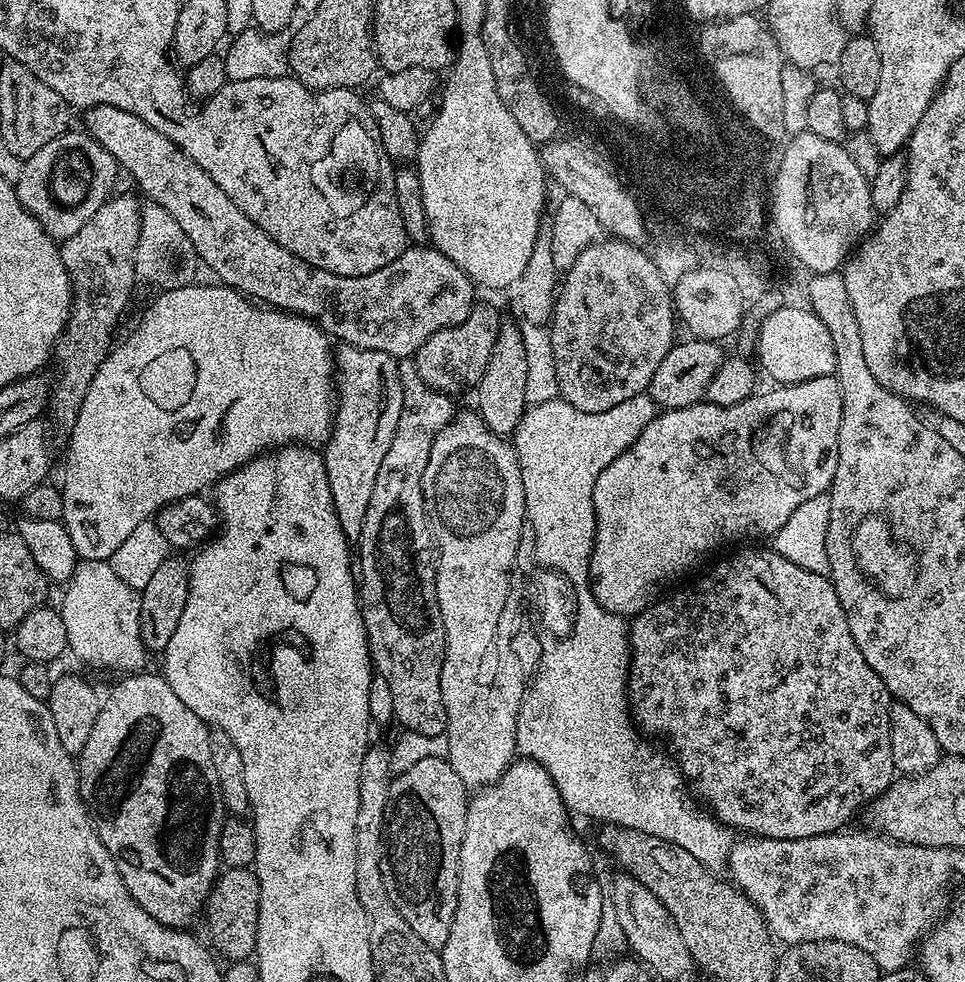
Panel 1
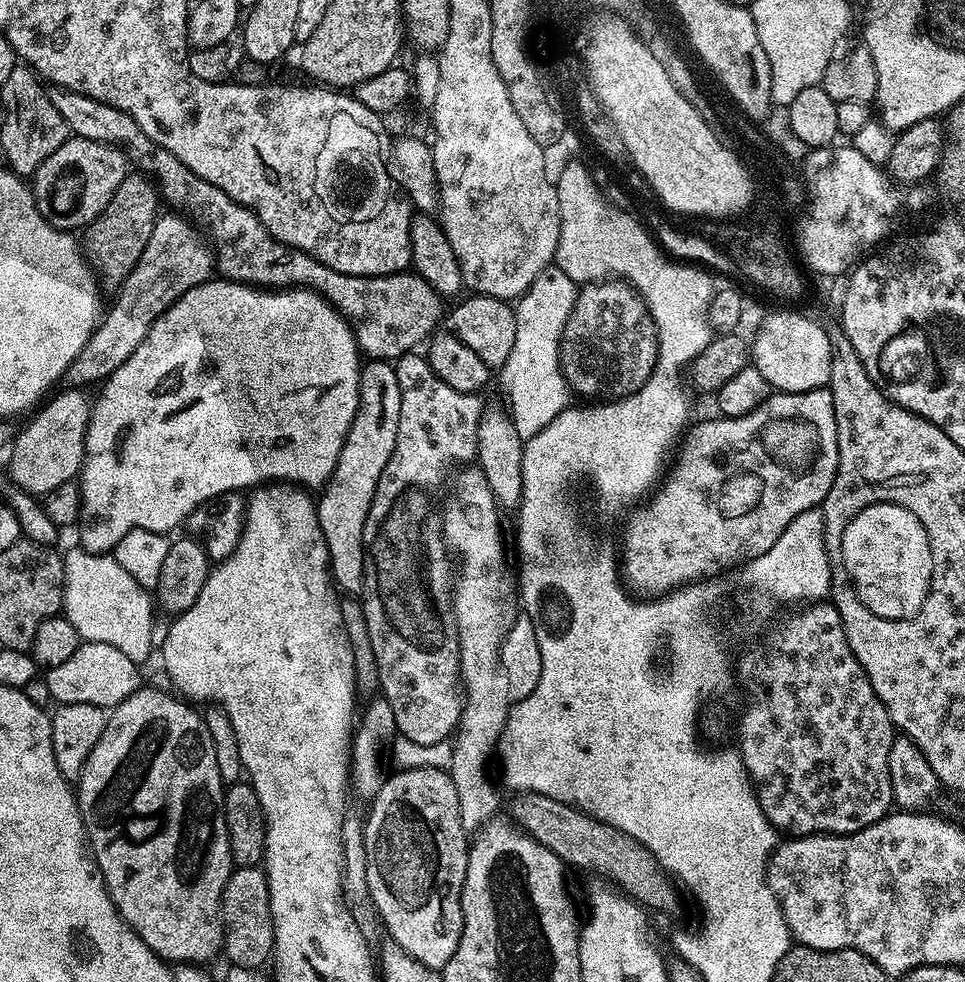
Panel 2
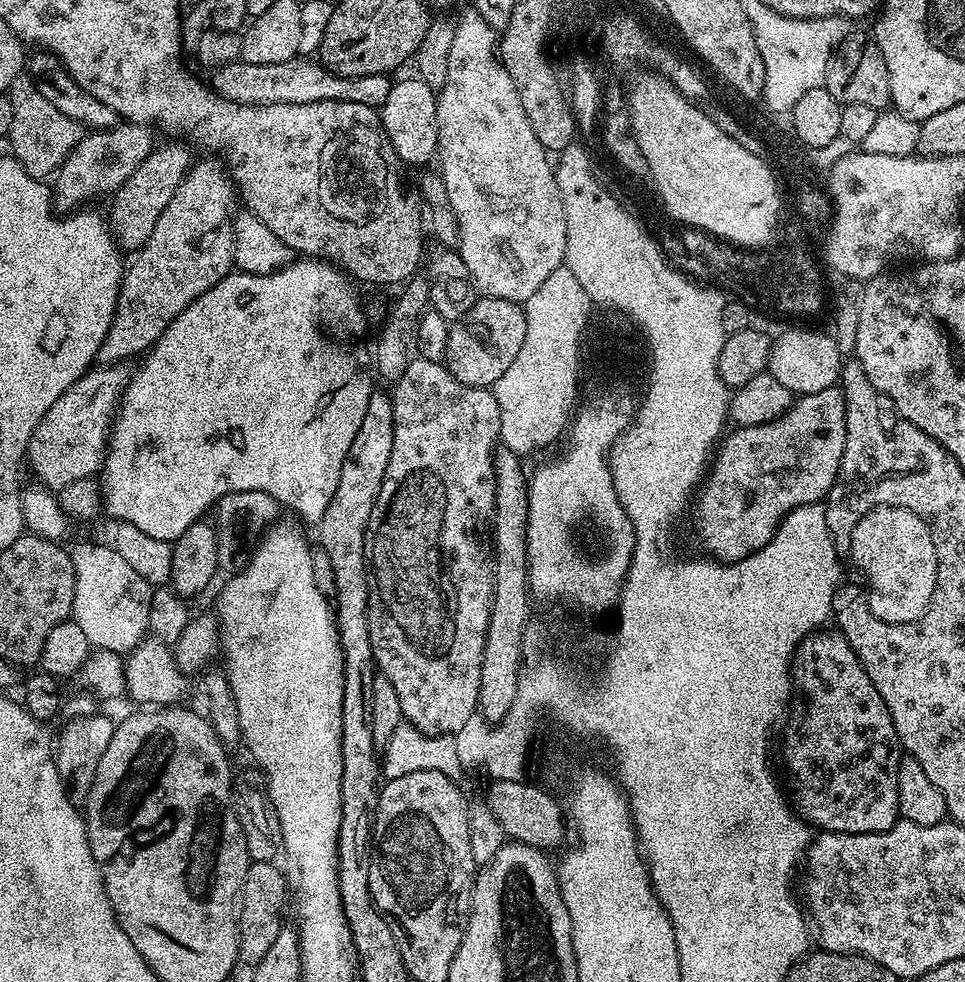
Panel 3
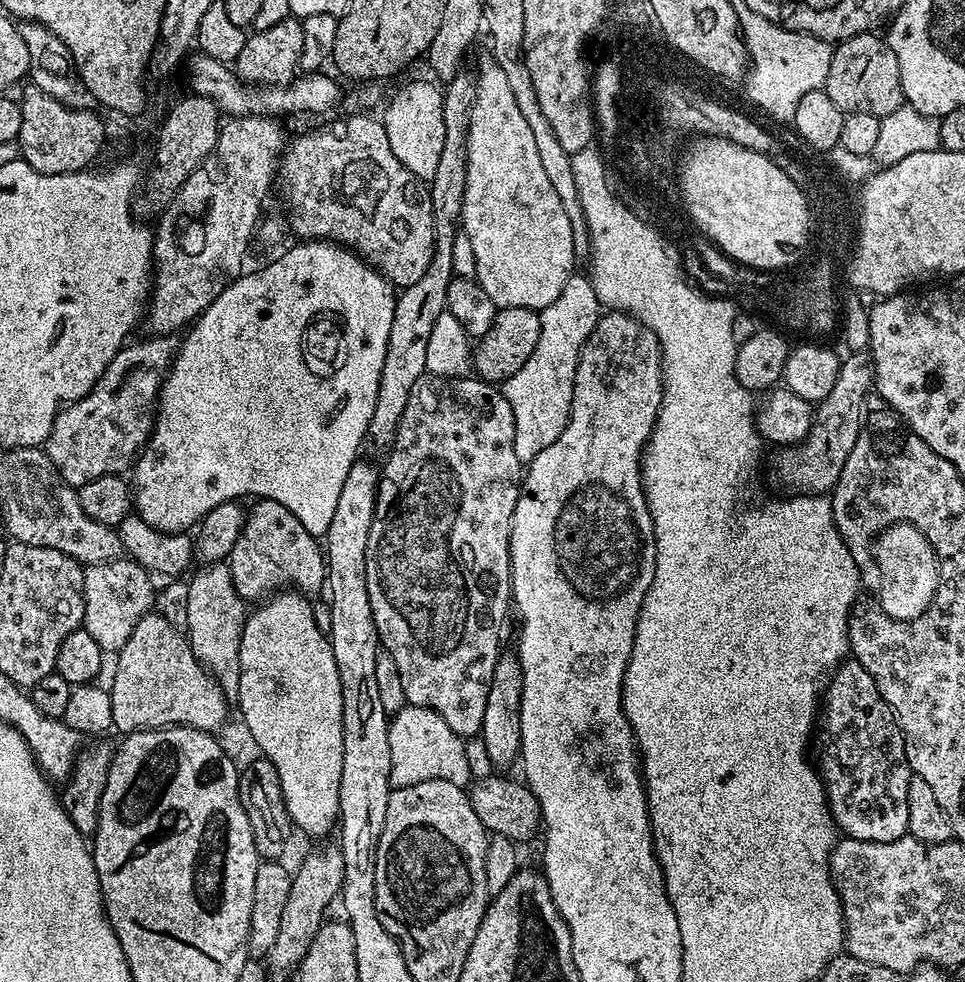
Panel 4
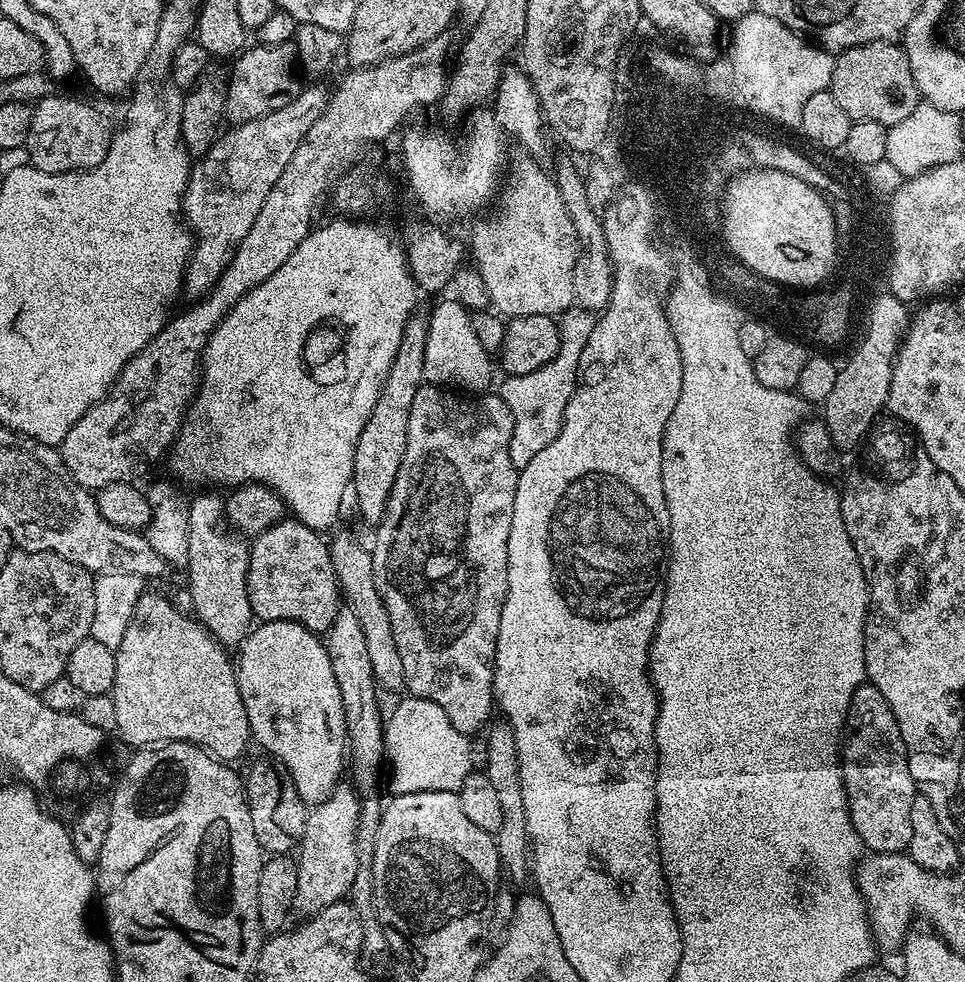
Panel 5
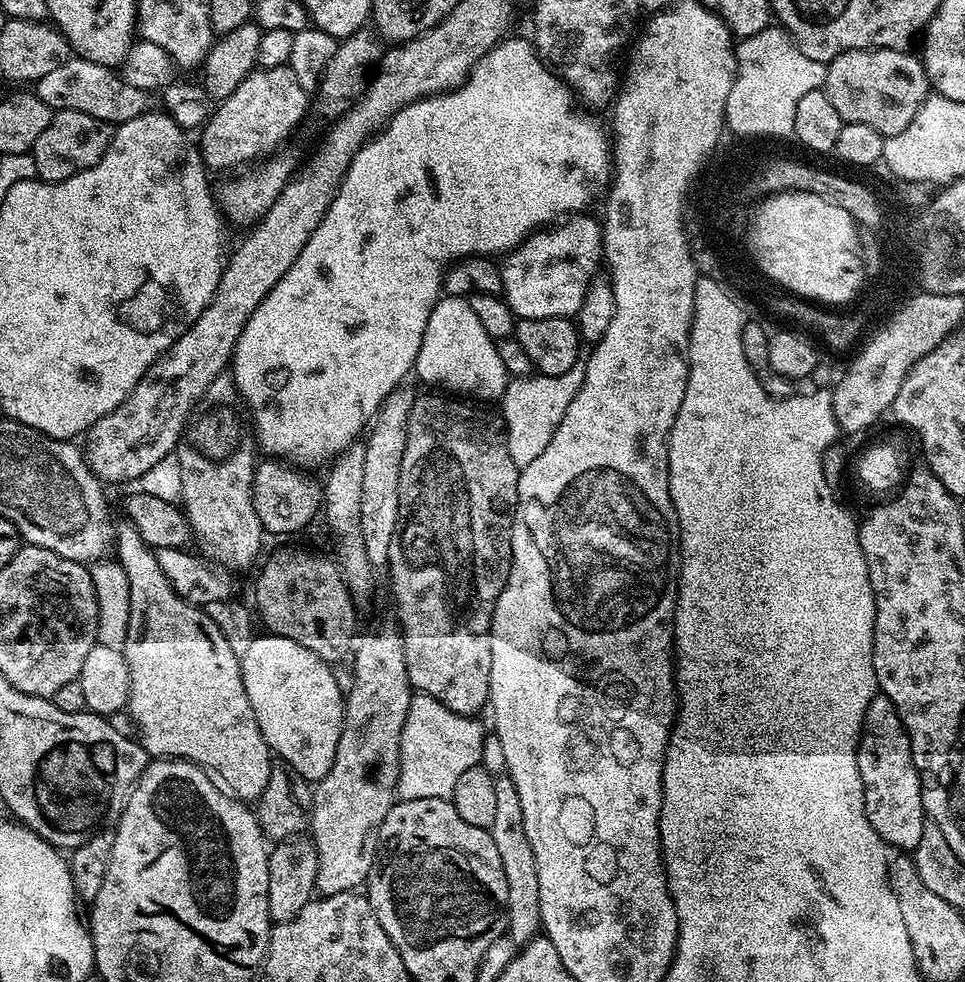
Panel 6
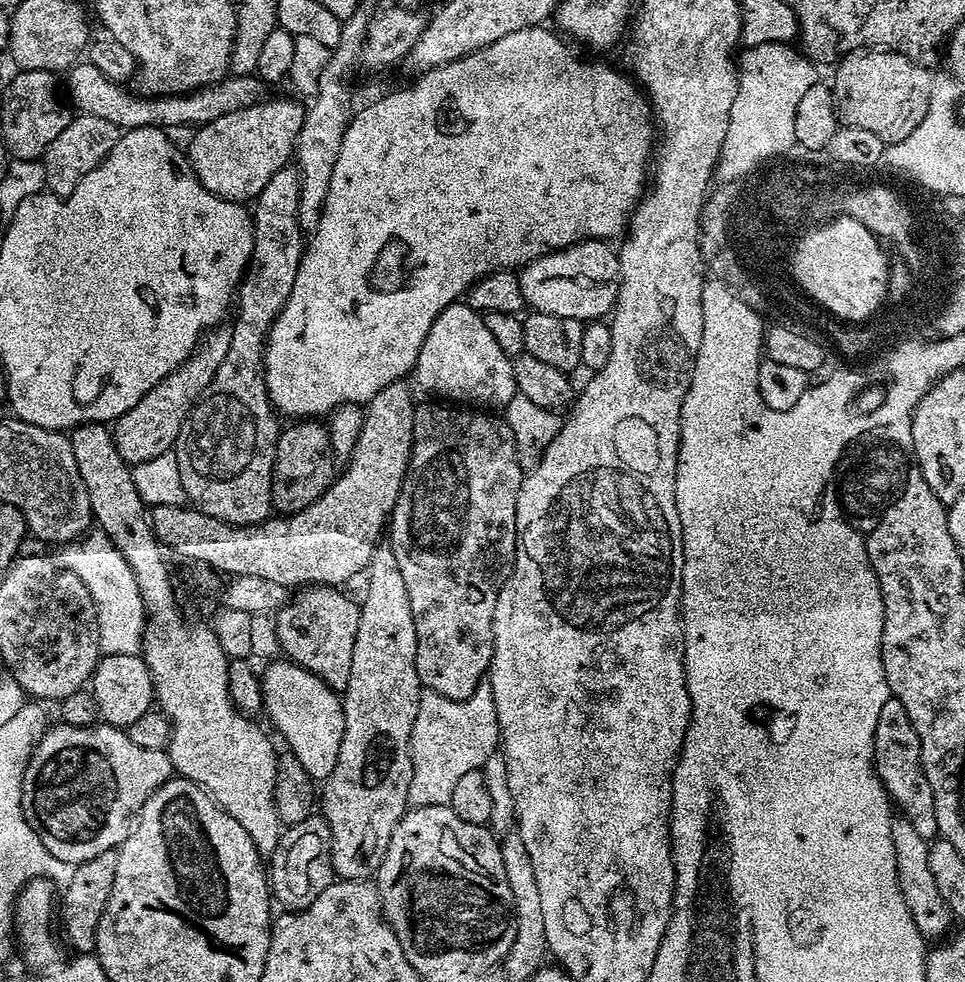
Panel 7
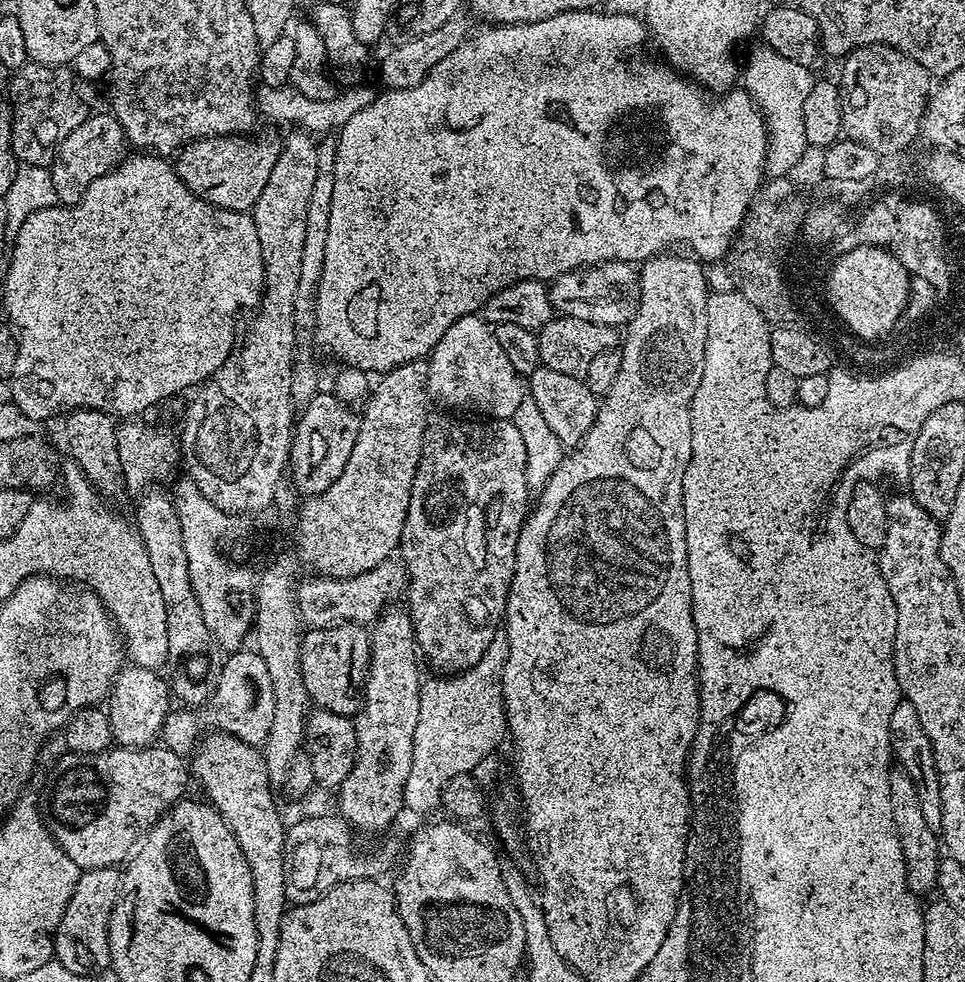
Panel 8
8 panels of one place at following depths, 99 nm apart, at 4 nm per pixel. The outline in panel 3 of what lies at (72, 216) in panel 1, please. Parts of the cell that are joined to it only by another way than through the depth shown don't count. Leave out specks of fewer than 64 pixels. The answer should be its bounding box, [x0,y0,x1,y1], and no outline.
[50,122,153,214]

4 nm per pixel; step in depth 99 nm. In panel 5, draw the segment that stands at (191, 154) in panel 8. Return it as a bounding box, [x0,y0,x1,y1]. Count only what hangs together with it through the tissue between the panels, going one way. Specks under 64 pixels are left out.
[224,43,302,126]

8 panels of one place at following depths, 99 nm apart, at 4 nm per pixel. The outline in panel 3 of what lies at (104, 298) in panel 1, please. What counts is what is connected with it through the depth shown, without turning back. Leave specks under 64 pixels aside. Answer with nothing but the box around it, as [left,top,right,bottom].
[110,143,194,250]

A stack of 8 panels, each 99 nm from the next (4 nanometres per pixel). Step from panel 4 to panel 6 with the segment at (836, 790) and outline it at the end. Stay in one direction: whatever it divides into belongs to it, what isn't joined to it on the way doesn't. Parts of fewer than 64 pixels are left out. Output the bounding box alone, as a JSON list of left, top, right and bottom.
[856,694,926,850]

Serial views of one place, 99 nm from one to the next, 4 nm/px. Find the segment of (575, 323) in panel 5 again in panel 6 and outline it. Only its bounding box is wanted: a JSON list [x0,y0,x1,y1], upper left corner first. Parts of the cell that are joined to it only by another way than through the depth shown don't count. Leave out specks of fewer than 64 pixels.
[498,359,584,468]

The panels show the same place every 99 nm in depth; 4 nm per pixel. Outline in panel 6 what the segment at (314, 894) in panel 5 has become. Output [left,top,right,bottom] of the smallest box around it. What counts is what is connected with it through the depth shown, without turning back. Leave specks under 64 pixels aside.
[310,623,414,896]

